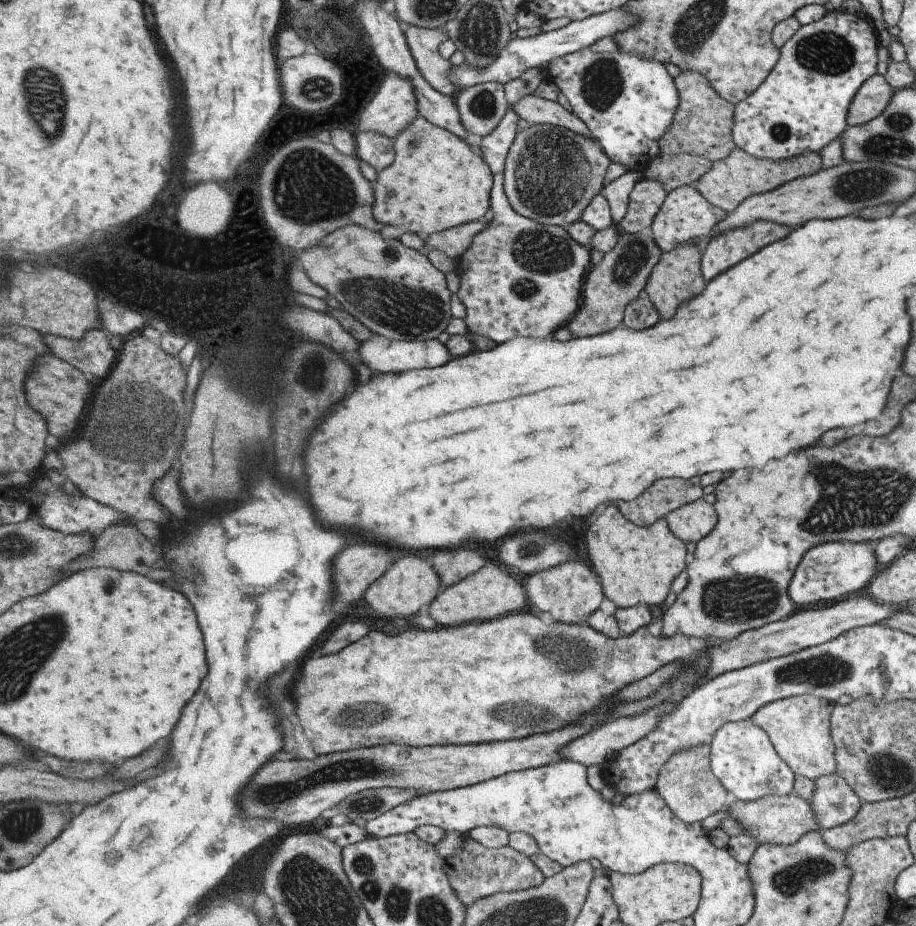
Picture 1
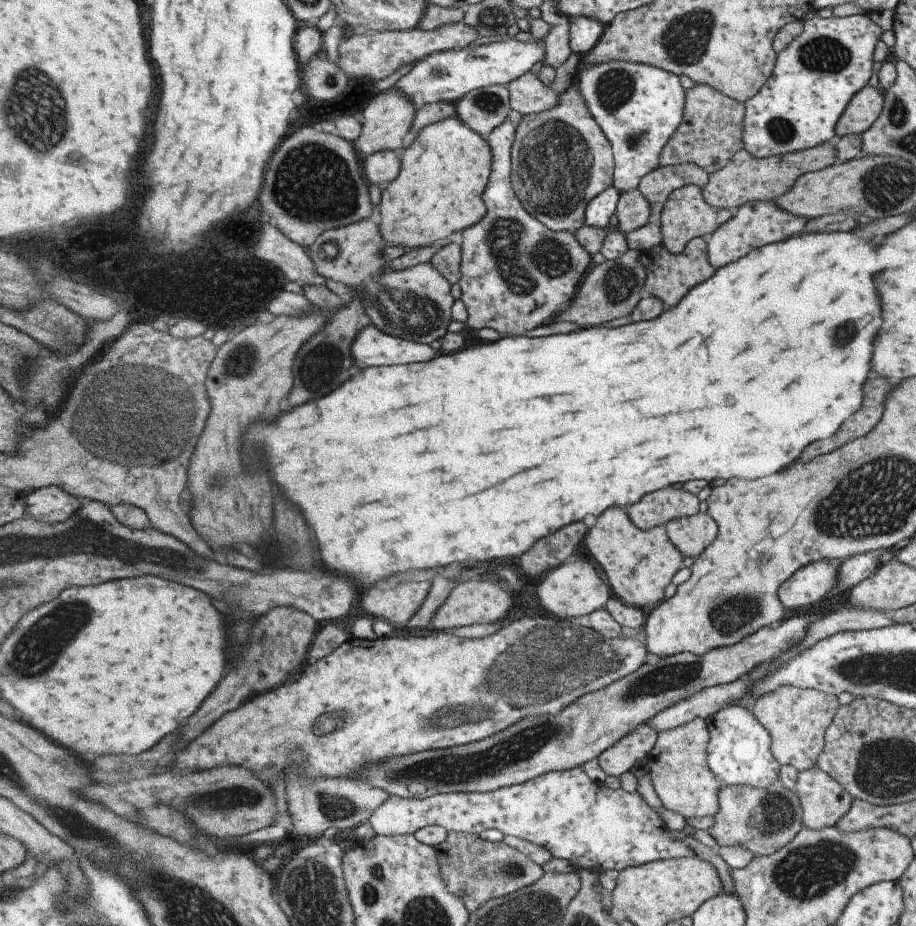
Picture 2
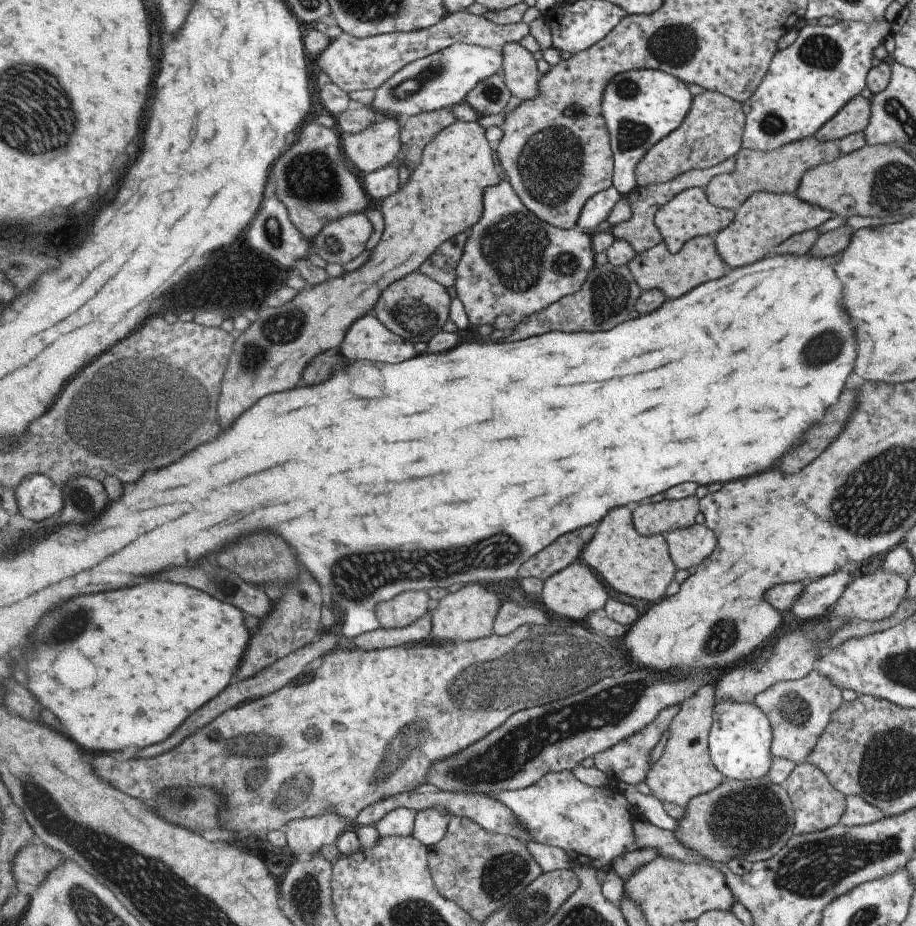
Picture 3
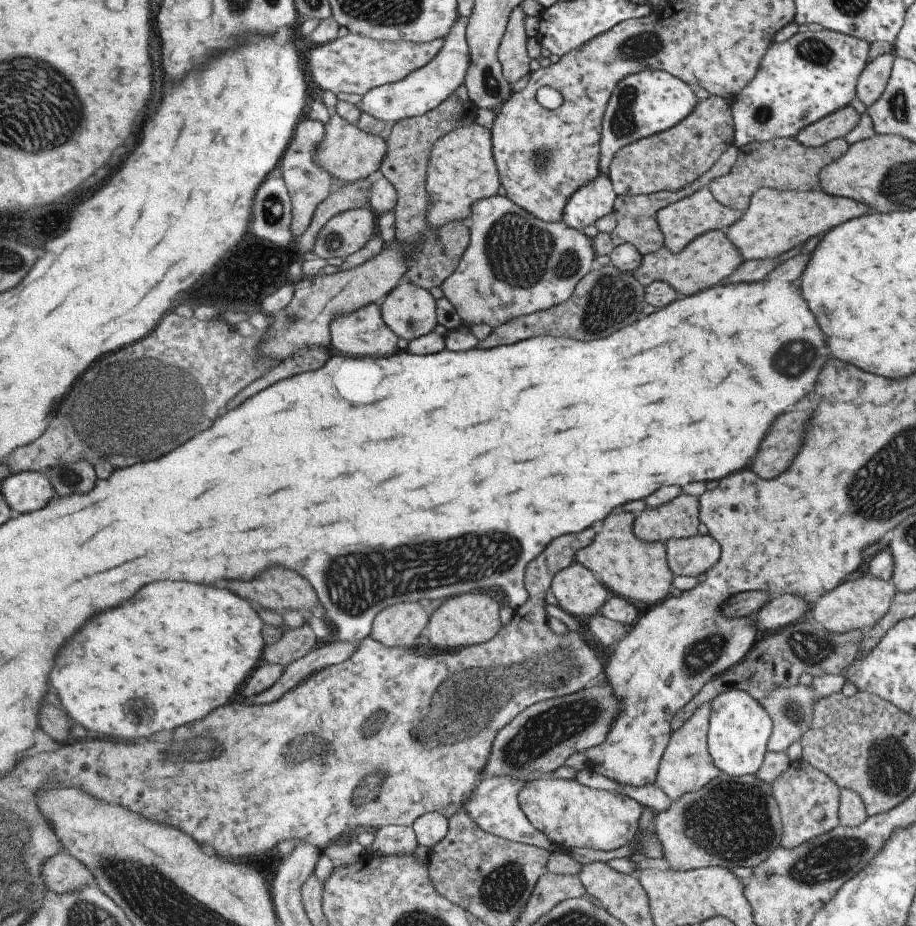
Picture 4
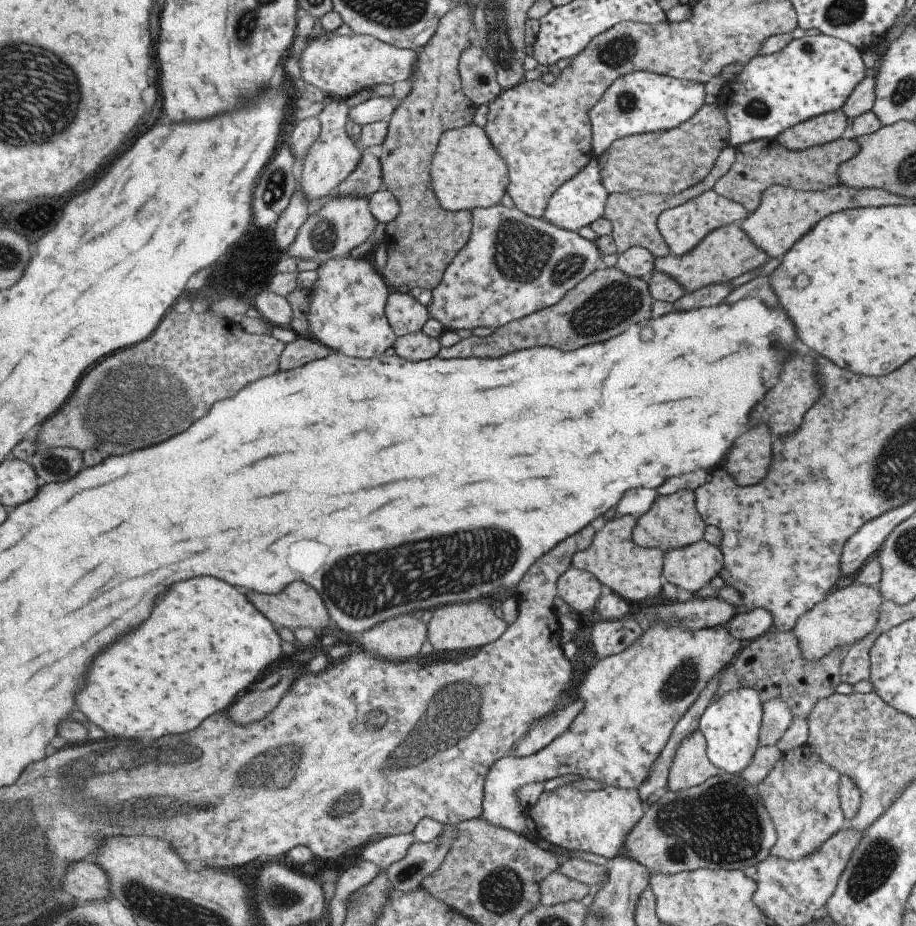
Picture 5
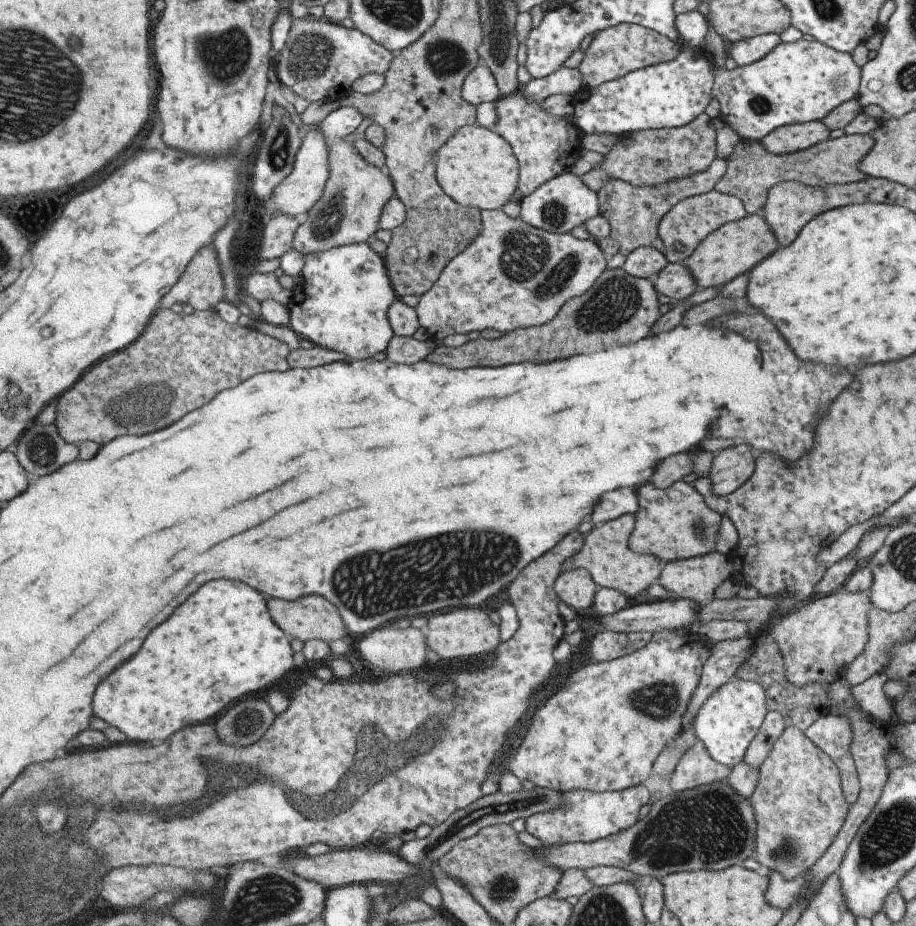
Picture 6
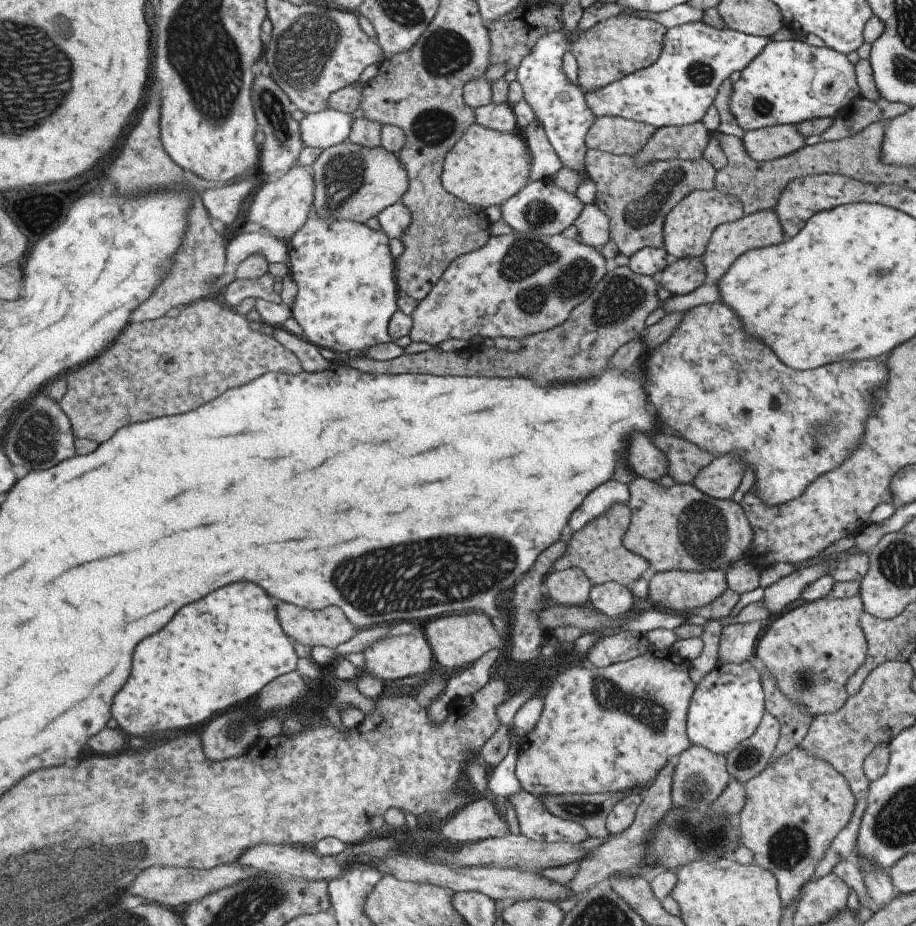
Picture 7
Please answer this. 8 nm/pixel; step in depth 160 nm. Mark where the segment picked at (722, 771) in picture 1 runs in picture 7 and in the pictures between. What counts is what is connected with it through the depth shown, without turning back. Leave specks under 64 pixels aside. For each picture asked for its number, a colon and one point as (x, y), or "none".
2: (738, 752)
3: (738, 743)
4: (739, 728)
5: (730, 725)
6: (729, 719)
7: (726, 705)

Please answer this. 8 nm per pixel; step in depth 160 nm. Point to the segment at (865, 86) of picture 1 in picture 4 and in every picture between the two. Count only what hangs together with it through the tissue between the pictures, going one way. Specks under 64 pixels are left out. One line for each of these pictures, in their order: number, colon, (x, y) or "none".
2: (864, 106)
3: (853, 117)
4: (834, 126)

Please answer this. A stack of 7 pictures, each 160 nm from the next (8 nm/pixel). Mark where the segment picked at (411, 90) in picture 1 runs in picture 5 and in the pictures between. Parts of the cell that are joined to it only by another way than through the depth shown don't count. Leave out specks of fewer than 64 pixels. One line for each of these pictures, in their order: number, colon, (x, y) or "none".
2: (387, 121)
3: (380, 145)
4: (349, 154)
5: (335, 155)

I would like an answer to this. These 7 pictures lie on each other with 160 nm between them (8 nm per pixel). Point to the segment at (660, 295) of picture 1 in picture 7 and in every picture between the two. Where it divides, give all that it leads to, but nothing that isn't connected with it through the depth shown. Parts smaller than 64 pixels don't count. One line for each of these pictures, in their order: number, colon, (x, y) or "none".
2: (669, 277)
3: (696, 262)
4: (710, 257)
5: (725, 253)
6: (731, 250)
7: (727, 241)

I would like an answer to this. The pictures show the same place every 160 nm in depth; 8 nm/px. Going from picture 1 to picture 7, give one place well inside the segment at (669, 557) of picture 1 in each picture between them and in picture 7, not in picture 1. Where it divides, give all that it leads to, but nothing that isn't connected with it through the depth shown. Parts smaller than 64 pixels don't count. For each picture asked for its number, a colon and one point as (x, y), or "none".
2: (638, 564)
3: (638, 566)
4: (634, 569)
5: (633, 573)
6: (605, 555)
7: (597, 548)

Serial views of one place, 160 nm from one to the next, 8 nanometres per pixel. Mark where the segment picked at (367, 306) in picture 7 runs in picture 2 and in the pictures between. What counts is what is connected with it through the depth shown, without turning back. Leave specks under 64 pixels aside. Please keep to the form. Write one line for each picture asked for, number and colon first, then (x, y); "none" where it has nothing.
2: (372, 347)
3: (369, 339)
4: (364, 333)
5: (347, 314)
6: (342, 303)

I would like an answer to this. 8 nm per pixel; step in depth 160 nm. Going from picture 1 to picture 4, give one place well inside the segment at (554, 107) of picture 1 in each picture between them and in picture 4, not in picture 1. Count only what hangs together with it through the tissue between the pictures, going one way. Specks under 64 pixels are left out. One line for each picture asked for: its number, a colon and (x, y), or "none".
2: (528, 95)
3: (520, 73)
4: (513, 55)

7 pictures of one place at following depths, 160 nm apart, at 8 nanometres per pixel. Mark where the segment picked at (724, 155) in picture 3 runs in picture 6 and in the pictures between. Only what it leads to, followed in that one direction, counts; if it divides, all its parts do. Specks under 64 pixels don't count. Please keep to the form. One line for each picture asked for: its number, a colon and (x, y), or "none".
4: (672, 159)
5: (666, 162)
6: (649, 157)

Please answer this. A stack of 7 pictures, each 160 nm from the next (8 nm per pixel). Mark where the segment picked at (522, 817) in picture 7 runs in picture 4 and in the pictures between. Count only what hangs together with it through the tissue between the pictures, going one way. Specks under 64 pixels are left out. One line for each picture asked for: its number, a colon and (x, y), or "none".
4: (572, 815)
5: (597, 822)
6: (586, 816)

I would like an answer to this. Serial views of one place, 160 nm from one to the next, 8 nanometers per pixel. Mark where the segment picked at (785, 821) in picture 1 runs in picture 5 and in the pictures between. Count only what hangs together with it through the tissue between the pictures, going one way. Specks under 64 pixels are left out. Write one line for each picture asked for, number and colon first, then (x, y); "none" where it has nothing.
2: (762, 820)
3: (751, 820)
4: (732, 822)
5: (720, 824)

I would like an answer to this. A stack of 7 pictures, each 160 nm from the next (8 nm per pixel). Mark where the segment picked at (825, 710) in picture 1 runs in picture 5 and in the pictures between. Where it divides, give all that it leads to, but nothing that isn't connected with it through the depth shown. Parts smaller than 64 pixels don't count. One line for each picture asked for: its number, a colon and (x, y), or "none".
2: (796, 718)
3: (797, 711)
4: (790, 710)
5: (776, 715)

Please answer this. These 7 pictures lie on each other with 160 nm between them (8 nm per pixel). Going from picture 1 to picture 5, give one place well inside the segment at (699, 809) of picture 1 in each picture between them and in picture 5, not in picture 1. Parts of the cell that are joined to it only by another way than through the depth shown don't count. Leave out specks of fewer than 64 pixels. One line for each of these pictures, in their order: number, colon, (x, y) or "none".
2: (678, 772)
3: (684, 770)
4: (686, 767)
5: (689, 767)

